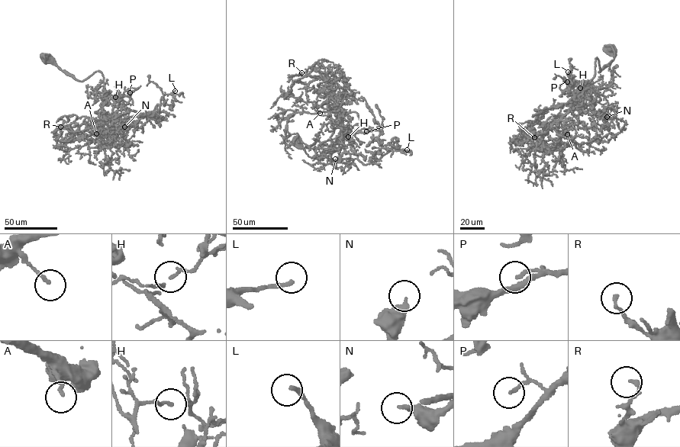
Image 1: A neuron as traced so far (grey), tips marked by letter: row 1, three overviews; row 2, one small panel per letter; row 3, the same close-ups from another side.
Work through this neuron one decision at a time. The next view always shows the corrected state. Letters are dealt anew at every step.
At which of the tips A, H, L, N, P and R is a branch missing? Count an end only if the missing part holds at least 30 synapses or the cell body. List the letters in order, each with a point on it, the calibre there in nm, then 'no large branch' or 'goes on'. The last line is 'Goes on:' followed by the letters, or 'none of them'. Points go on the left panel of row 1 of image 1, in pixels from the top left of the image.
A: place (96, 133); calibre 150 nm; no large branch
H: place (115, 97); calibre 100 nm; no large branch
L: place (175, 91); calibre 200 nm; no large branch
N: place (124, 127); calibre 280 nm; no large branch
P: place (130, 92); calibre 140 nm; no large branch
R: place (60, 127); calibre 170 nm; no large branch
Goes on: none of them

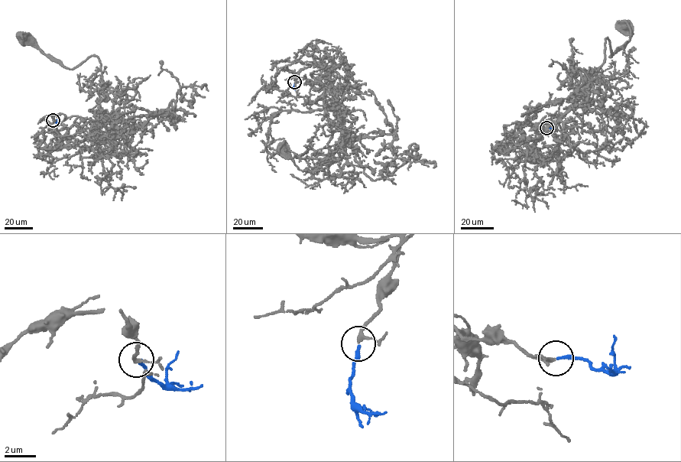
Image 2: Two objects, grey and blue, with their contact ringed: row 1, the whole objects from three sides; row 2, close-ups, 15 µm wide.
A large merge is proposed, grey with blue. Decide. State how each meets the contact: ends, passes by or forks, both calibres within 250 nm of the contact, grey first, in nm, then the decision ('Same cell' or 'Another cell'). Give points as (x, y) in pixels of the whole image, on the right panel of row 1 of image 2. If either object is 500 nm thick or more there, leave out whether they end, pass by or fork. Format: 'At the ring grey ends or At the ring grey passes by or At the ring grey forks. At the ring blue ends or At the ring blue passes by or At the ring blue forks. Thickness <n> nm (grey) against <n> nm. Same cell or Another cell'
At the ring grey passes by. At the ring blue ends. Thickness 200 nm (grey) against 200 nm. Same cell

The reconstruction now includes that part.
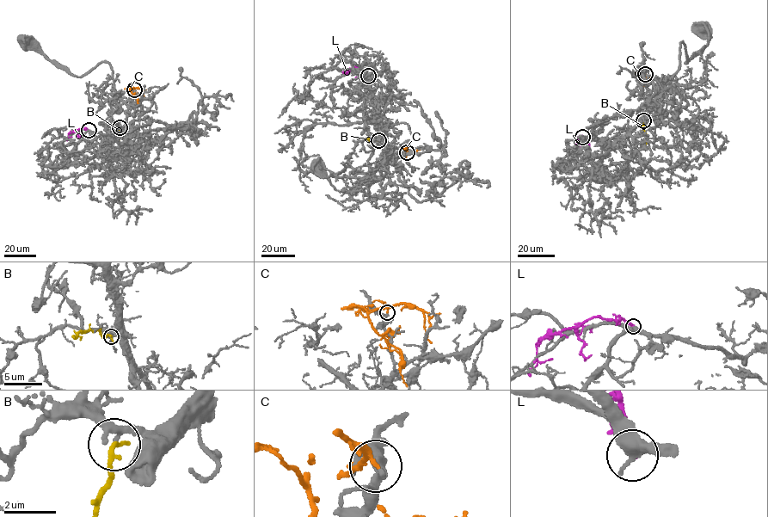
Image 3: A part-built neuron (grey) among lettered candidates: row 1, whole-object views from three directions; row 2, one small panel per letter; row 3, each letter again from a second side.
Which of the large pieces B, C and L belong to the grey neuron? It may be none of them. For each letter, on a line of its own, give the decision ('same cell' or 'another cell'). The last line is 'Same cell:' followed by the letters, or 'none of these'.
B: another cell
C: another cell
L: another cell
Same cell: none of these

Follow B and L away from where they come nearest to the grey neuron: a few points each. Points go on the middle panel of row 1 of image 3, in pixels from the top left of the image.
B: (378, 140), (367, 138)
L: (368, 76), (365, 70), (355, 66), (347, 73), (343, 70)

